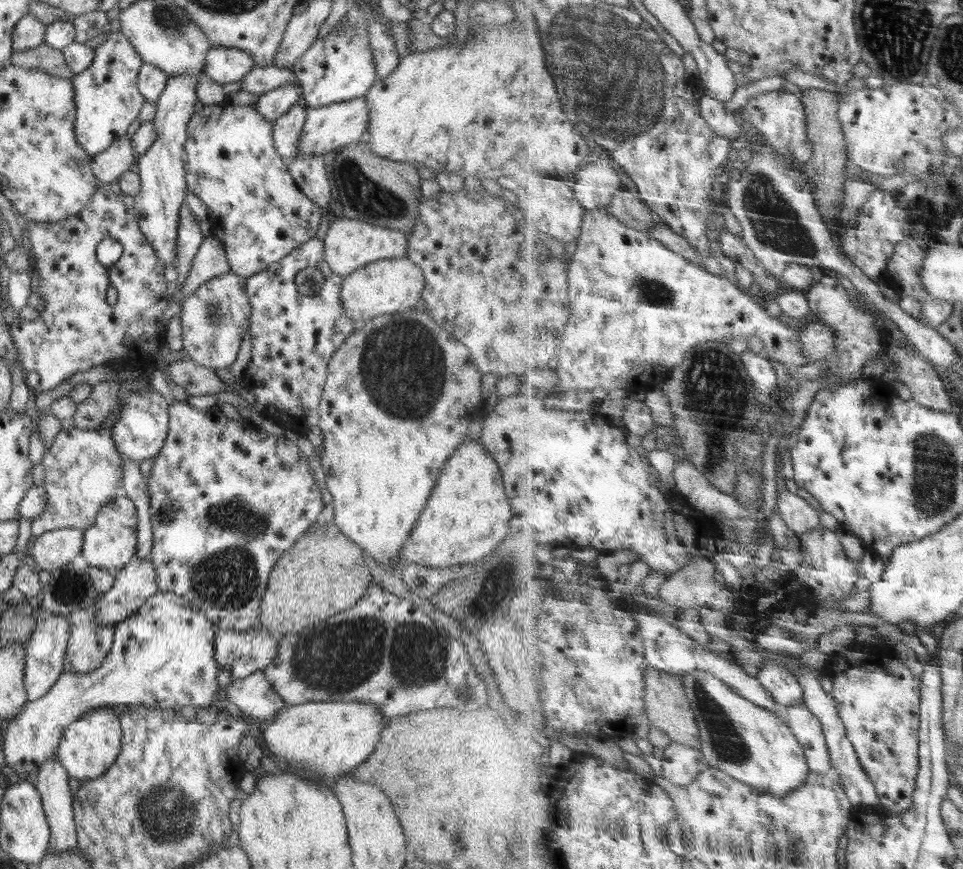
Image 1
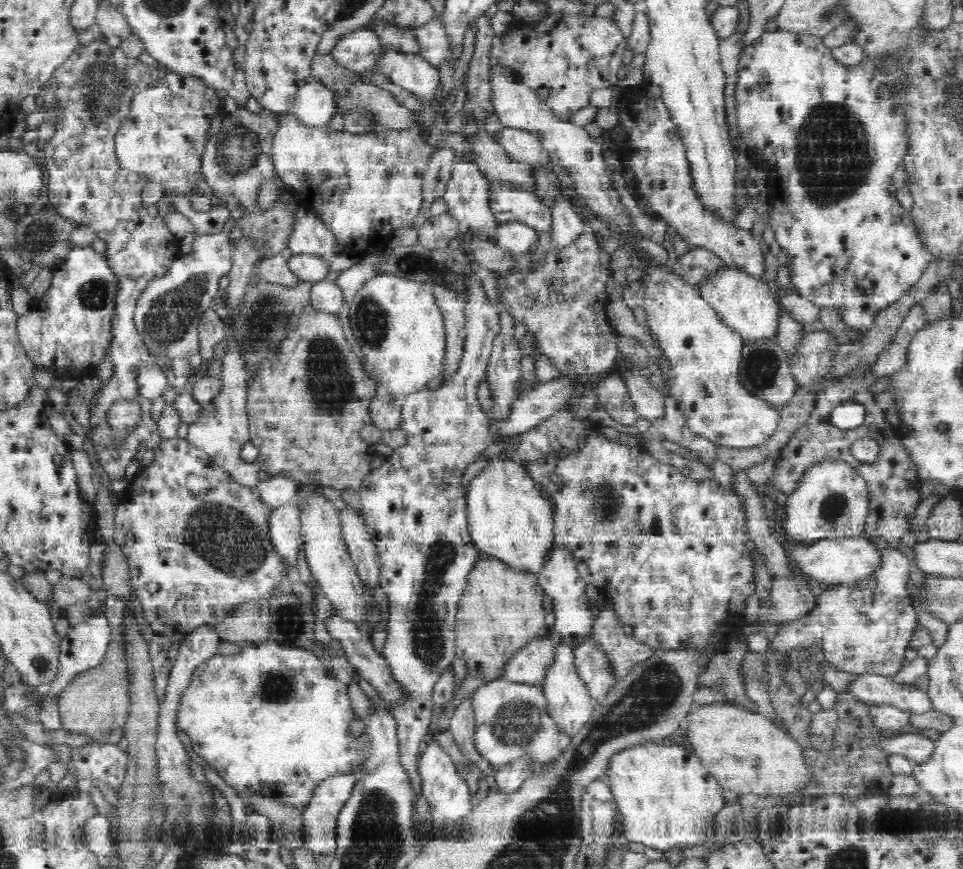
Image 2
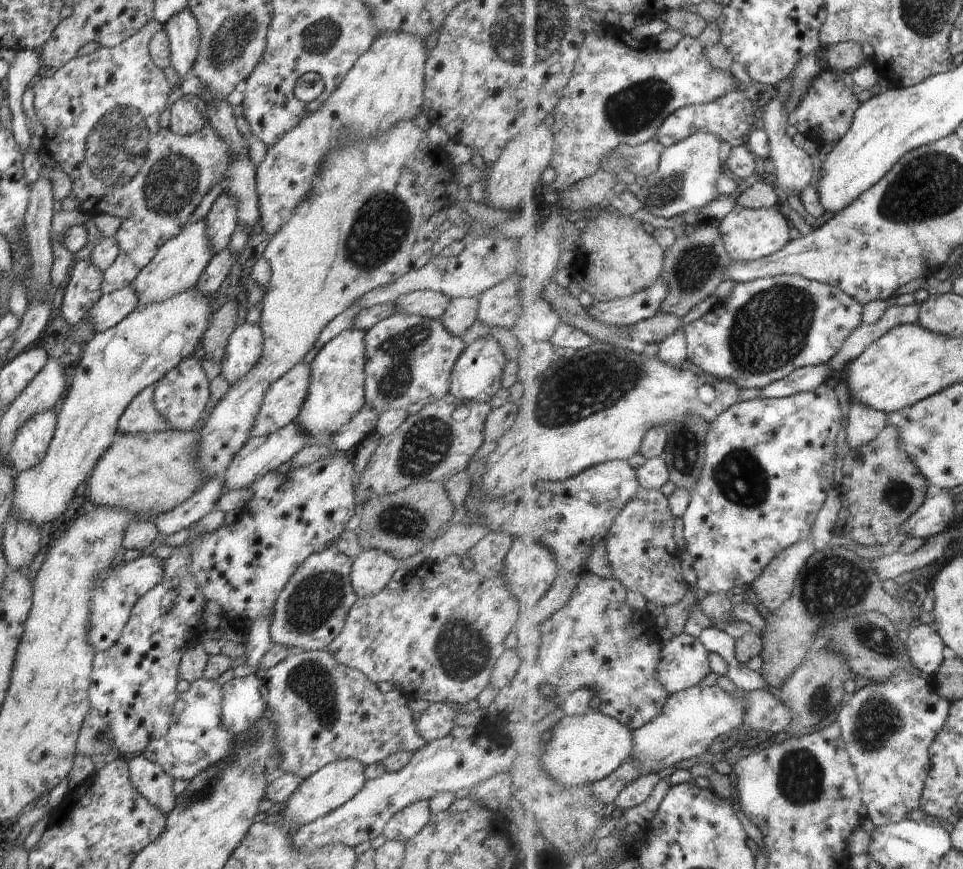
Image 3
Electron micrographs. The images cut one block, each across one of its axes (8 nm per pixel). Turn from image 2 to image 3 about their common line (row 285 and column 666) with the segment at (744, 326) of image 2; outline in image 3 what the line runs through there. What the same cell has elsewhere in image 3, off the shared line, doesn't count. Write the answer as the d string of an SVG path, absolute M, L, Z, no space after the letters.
M698 685L673 694L661 716L635 731L636 750L633 760L644 764L648 772L668 774L674 771L674 765L682 760L703 757L716 738L742 727L746 716L748 706L744 704L744 700L740 700L740 696L728 690L722 690L718 685Z

